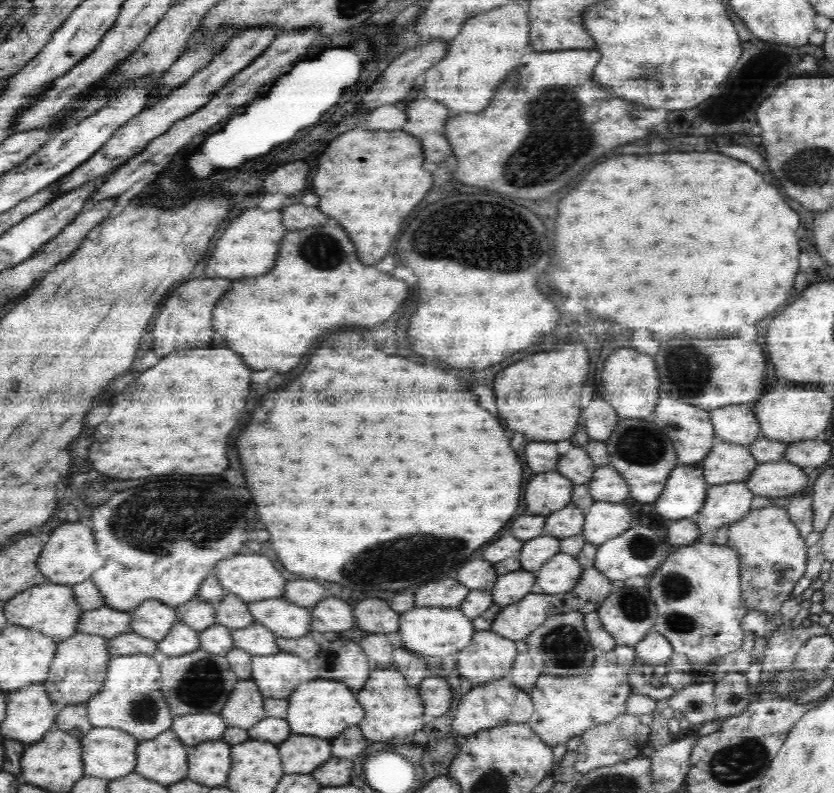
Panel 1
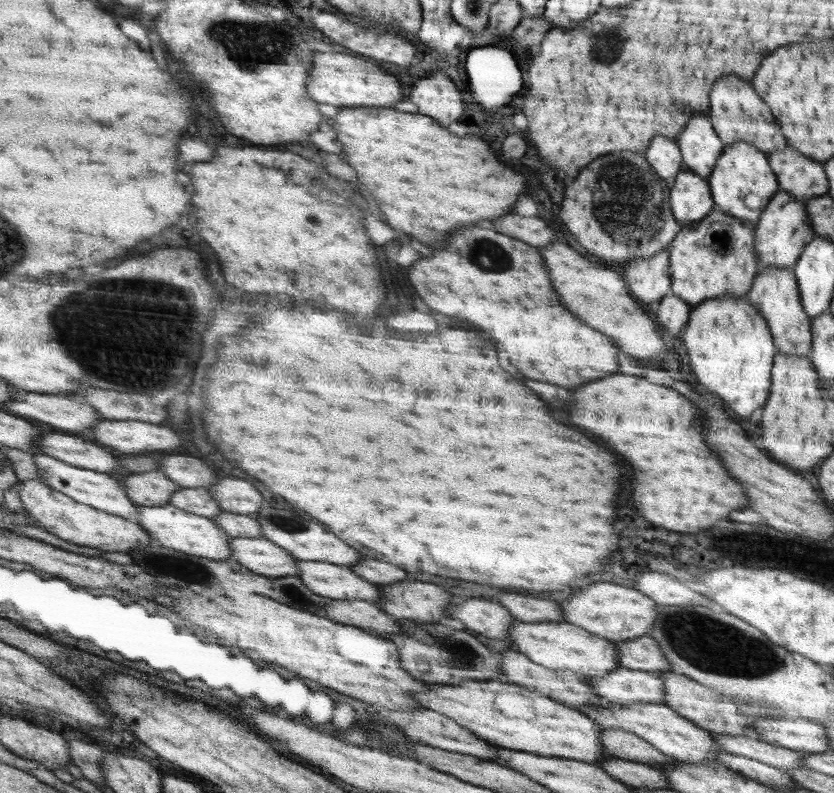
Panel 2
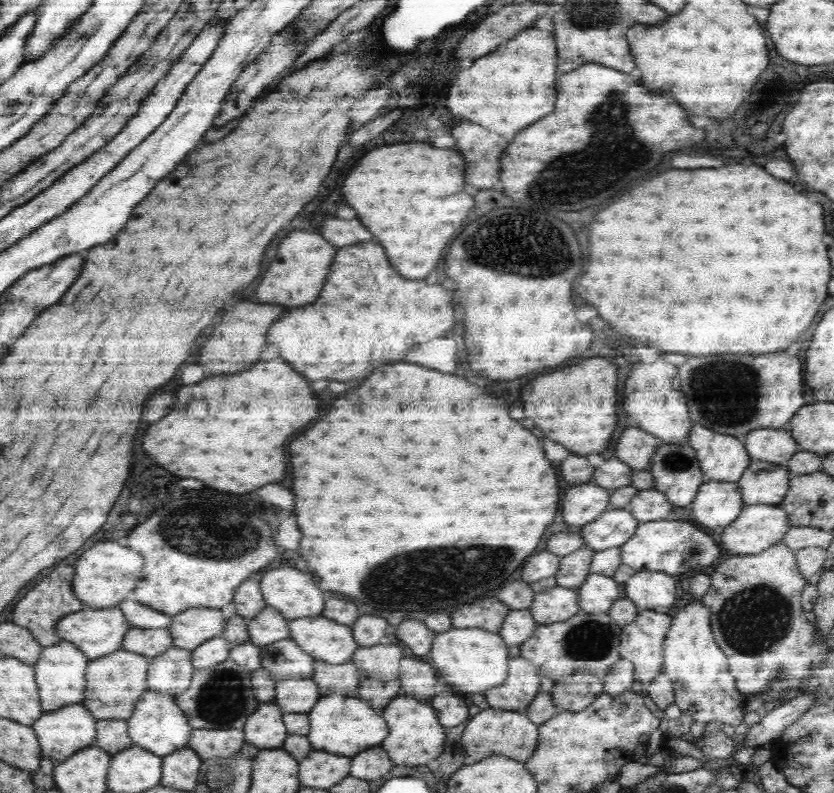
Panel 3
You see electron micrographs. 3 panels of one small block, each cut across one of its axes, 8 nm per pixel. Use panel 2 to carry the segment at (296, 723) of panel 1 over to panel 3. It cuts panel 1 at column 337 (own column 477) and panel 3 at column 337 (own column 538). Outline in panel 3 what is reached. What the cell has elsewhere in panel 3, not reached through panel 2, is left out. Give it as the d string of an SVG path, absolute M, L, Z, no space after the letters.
M334 692L321 696L310 710L310 742L316 750L328 750L334 754L354 757L375 748L388 736L388 726L382 712L373 709L368 702L346 694Z

